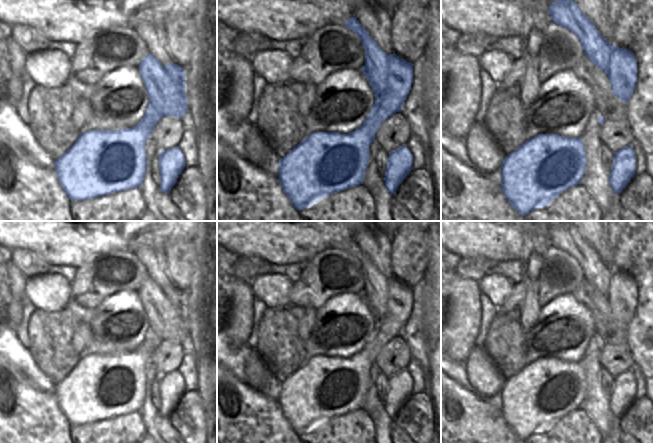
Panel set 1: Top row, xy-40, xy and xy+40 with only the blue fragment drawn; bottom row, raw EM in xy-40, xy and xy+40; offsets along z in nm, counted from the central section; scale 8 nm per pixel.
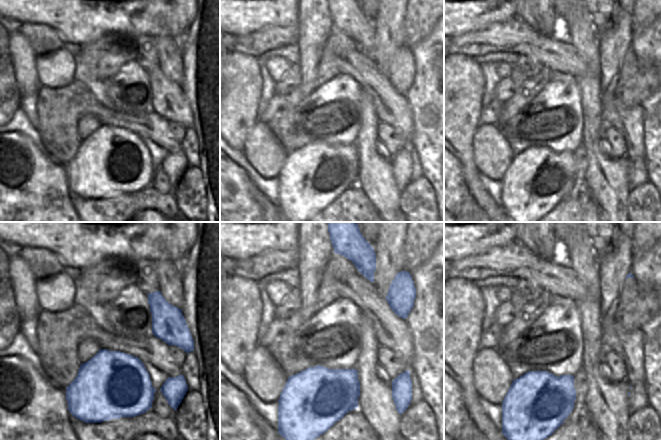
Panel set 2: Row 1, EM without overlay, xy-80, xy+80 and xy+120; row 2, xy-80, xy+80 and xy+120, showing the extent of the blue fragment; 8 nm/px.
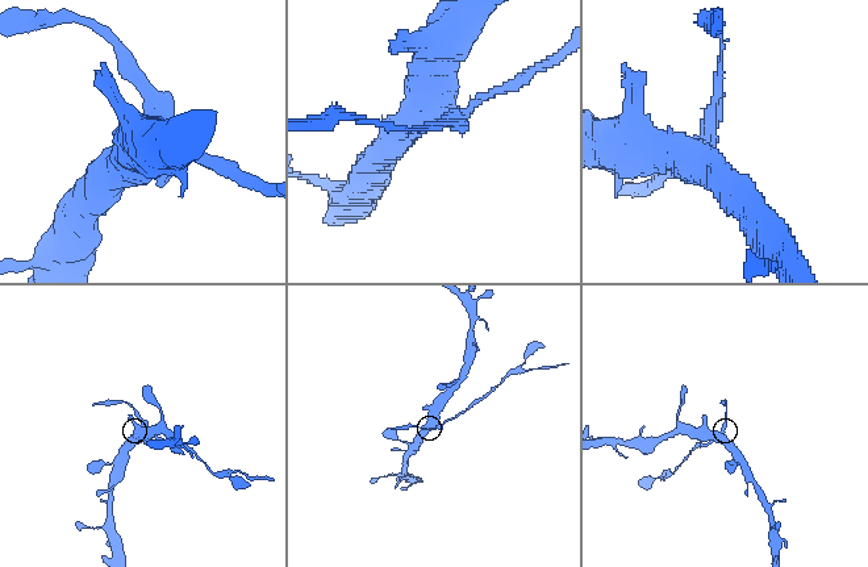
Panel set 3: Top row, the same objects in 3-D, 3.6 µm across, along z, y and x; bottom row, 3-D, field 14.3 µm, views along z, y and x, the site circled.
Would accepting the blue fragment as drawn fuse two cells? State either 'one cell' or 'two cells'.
two cells

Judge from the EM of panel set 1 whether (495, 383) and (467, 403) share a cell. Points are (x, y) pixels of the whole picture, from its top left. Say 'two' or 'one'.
two

